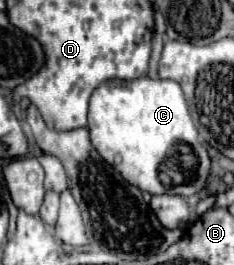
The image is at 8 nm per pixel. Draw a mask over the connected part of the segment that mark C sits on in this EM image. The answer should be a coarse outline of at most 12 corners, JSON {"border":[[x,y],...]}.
{"border":[[107,80],[93,148],[129,184],[193,196],[211,160],[173,80]]}

